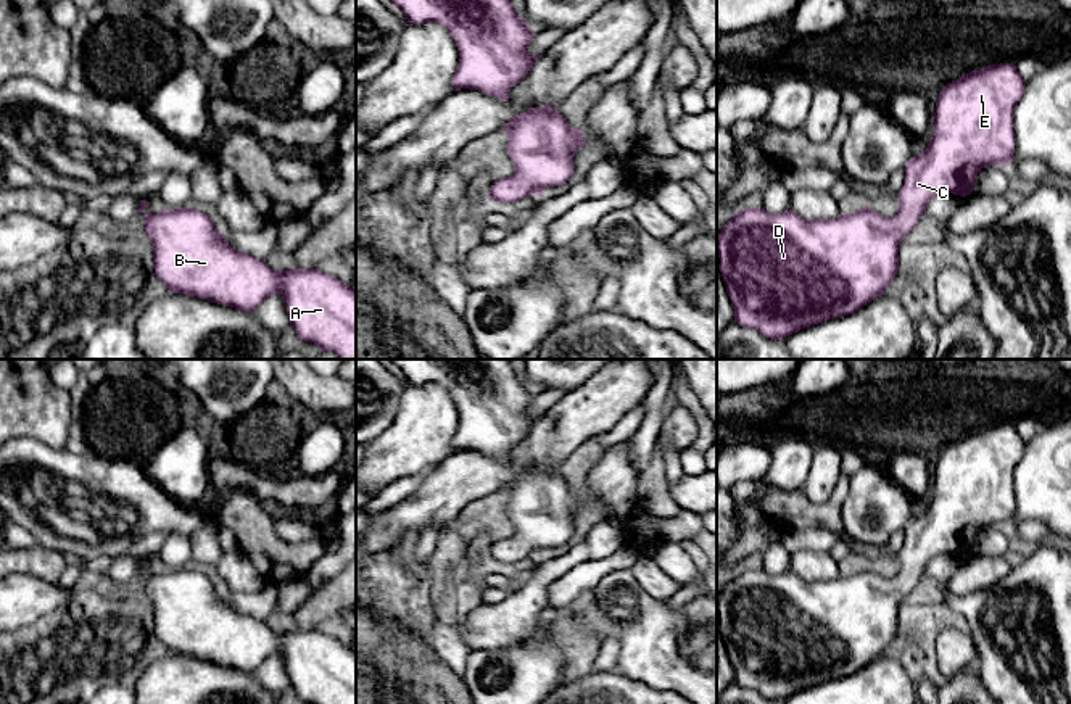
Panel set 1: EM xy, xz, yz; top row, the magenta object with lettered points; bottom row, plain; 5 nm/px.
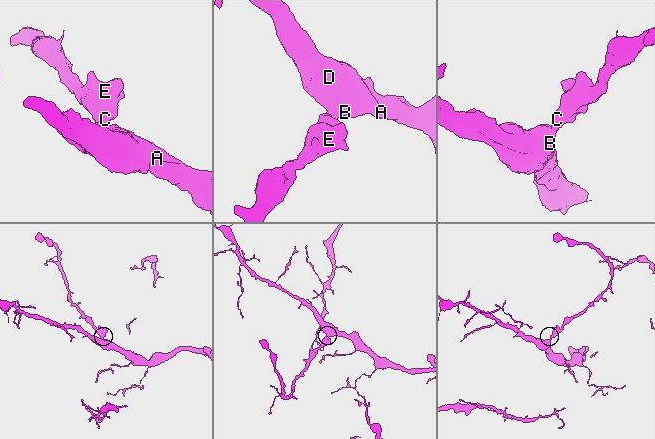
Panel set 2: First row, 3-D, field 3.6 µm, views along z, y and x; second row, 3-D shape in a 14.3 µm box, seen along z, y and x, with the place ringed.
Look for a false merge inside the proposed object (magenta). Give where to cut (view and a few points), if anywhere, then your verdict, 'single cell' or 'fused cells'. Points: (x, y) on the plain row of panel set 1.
cut none; single cell

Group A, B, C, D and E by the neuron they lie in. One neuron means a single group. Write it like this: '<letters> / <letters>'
A B C D E

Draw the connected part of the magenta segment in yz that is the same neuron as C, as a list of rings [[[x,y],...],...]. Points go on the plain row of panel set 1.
[[[1013,424],[986,427],[949,443],[936,462],[932,498],[928,509],[921,516],[912,517],[904,528],[905,540],[899,553],[899,572],[892,578],[881,577],[866,565],[852,575],[815,582],[802,580],[792,570],[776,575],[767,574],[760,567],[736,572],[717,594],[720,633],[734,669],[734,681],[742,688],[755,690],[767,699],[784,701],[800,690],[854,675],[876,657],[884,656],[884,649],[897,636],[899,606],[926,574],[926,564],[939,554],[970,556],[982,528],[1008,527],[1013,522],[1016,506],[1013,472],[1024,448],[1026,441]]]

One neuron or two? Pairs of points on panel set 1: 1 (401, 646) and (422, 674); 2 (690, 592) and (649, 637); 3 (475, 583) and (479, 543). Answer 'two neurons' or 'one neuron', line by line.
1: one neuron
2: two neurons
3: one neuron

